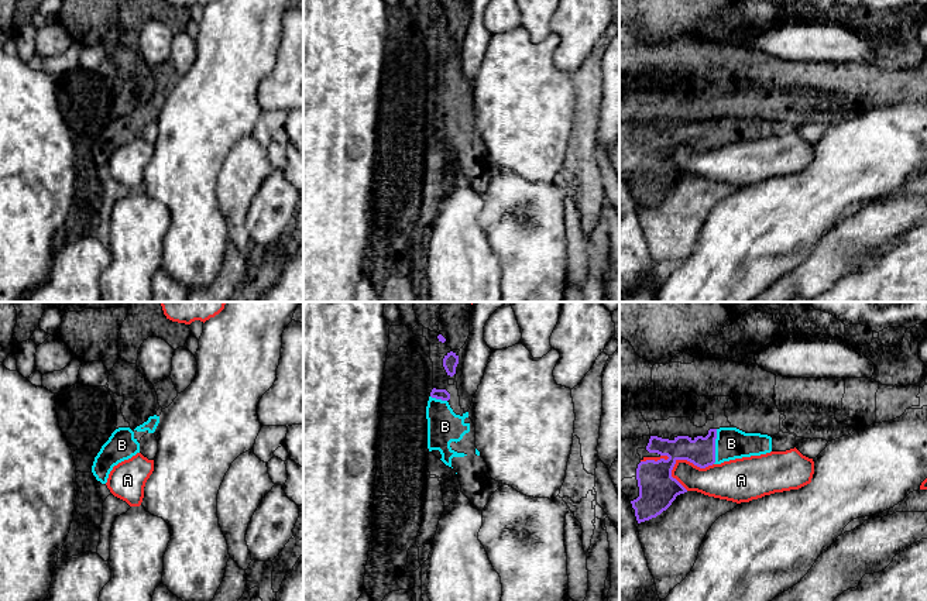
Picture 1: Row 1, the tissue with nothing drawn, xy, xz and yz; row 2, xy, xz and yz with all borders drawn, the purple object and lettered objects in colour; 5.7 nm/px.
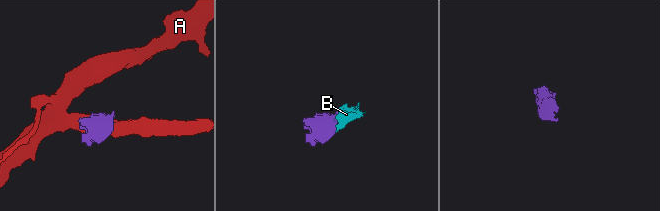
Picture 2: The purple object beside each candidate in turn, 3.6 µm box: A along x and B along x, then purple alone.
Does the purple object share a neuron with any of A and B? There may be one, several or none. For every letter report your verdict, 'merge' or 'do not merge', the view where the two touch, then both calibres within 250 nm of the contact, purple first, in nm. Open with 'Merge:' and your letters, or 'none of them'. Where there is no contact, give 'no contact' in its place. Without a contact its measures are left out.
Merge: B
A: do not merge | yz | 220/200 nm
B: merge | yz | 160/180 nm

